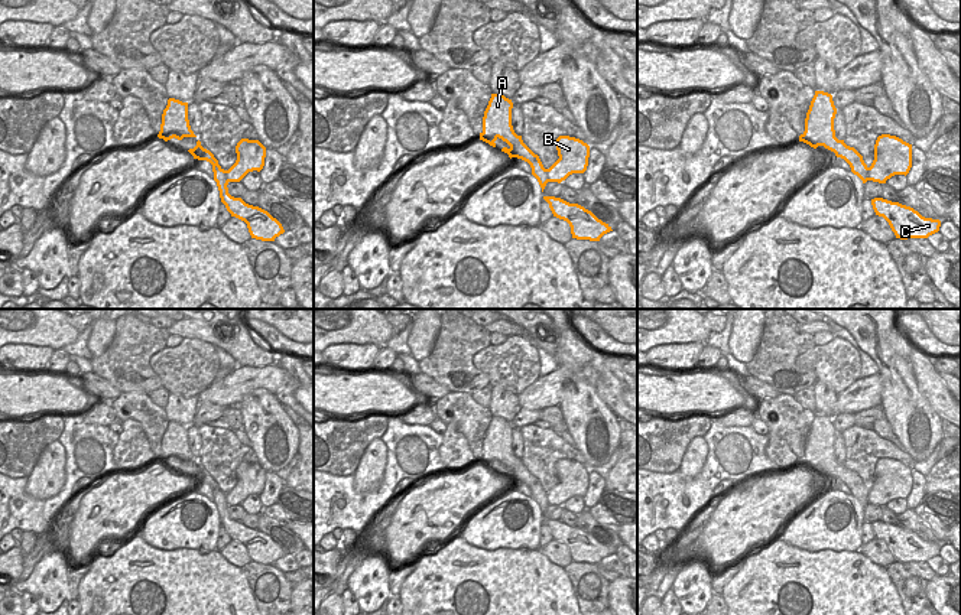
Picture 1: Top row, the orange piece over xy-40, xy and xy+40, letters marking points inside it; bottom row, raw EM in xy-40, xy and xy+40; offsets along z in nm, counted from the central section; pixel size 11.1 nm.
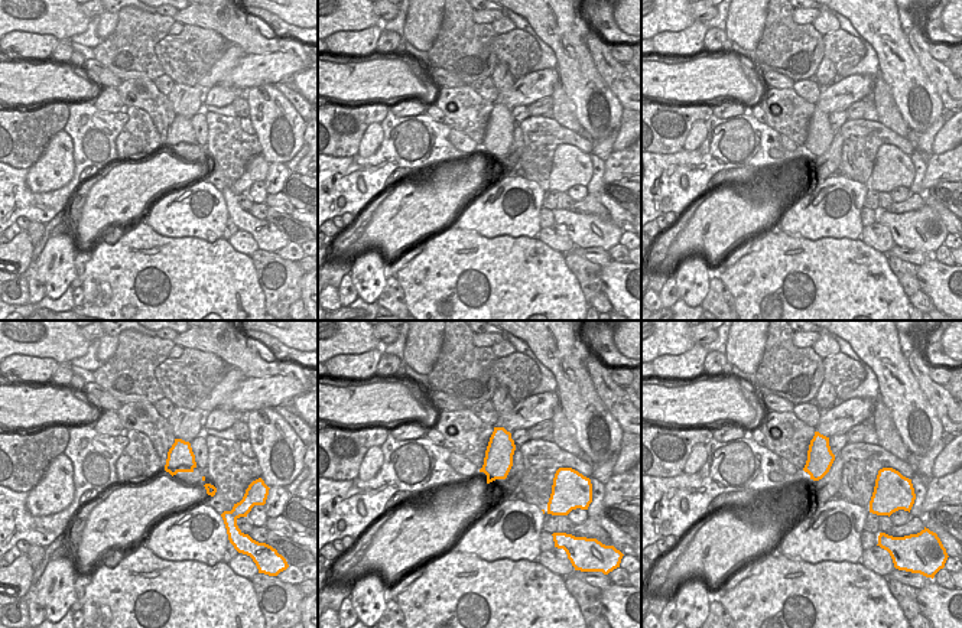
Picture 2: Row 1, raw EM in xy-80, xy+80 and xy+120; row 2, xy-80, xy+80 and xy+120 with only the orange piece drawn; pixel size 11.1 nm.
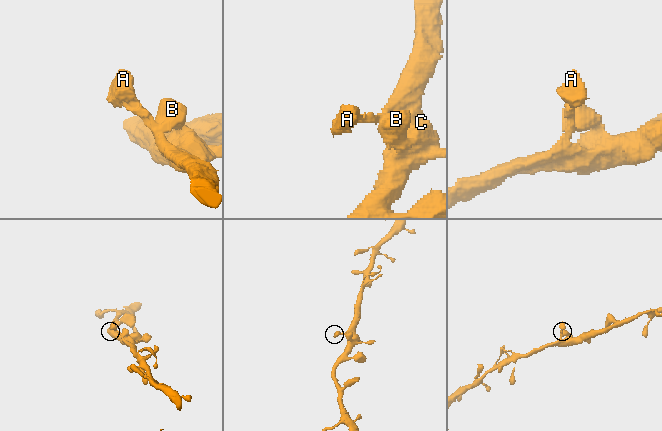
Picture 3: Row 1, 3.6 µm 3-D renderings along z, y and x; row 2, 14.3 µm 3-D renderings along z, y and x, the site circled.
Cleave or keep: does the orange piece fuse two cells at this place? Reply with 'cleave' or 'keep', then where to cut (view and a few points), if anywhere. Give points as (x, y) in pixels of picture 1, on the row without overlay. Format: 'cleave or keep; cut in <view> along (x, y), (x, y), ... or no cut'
keep; no cut

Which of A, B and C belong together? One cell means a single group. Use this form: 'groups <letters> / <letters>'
groups A B C

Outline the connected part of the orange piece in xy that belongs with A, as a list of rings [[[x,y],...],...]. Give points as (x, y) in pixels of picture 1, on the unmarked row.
[[[491,417],[488,429],[483,440],[483,455],[480,463],[496,471],[496,463],[501,462],[510,471],[503,471],[501,475],[509,481],[517,481],[527,485],[532,491],[532,498],[538,502],[542,515],[548,505],[561,507],[572,497],[584,497],[588,489],[590,469],[579,462],[559,459],[555,463],[559,482],[545,492],[539,479],[535,478],[517,459],[512,449],[512,423],[501,417]]]

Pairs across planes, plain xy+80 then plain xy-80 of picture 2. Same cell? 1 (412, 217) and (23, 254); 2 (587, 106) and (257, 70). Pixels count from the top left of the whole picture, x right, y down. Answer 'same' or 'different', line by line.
1: different
2: different

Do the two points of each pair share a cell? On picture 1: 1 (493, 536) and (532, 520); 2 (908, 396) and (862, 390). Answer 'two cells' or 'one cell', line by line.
1: one cell
2: two cells

